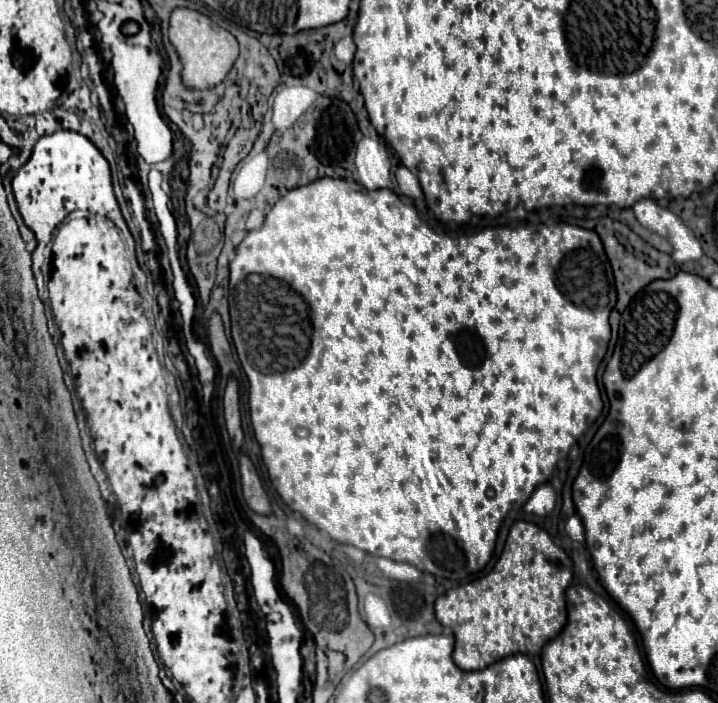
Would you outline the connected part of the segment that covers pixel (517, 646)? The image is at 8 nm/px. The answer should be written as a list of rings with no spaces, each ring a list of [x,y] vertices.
[[[529,521],[513,523],[503,553],[495,567],[481,579],[475,579],[467,585],[449,589],[445,595],[435,599],[435,617],[443,627],[449,627],[455,635],[455,649],[453,661],[463,671],[477,671],[483,669],[507,655],[523,653],[523,655],[537,655],[547,639],[555,637],[565,621],[565,589],[573,577],[573,563],[563,549],[559,549],[549,535]]]

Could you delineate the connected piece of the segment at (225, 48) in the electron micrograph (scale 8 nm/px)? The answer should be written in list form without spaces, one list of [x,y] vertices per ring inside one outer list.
[[[179,7],[171,13],[169,41],[181,59],[183,85],[187,89],[195,89],[195,91],[213,89],[215,85],[219,85],[231,71],[235,59],[239,57],[237,39],[223,27],[215,27],[207,15],[193,11],[193,9]]]

